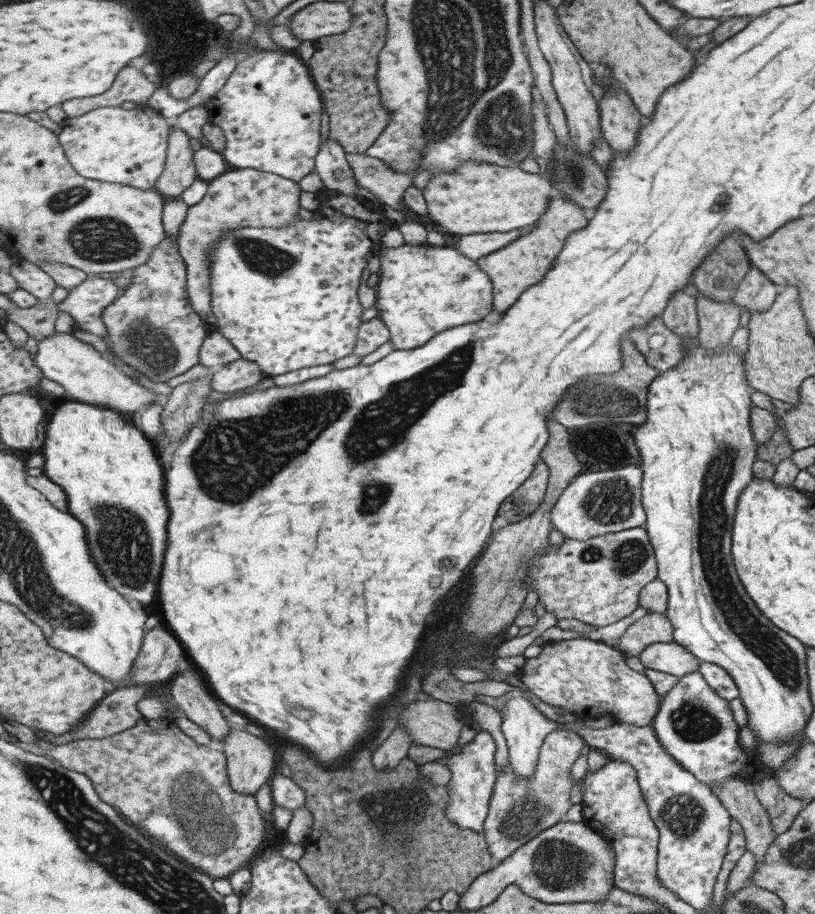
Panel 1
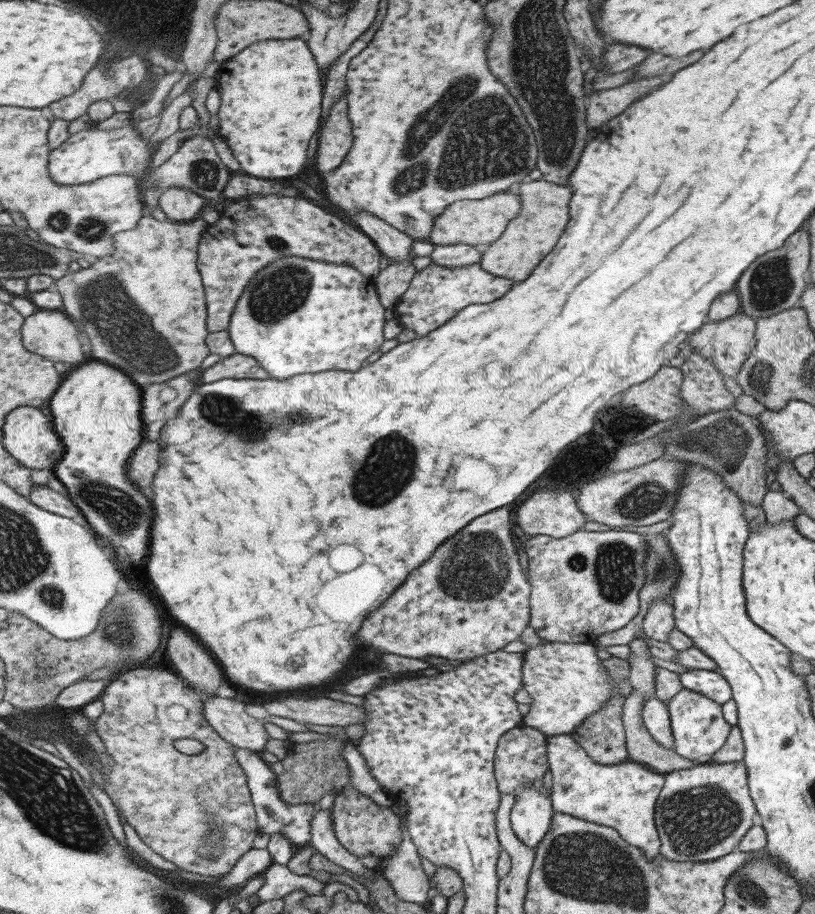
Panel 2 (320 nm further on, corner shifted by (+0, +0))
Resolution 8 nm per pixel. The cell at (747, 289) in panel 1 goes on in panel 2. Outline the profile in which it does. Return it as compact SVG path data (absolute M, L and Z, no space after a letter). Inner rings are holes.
M740 311L725 320L718 320L717 322L706 320L694 333L692 332L686 338L687 346L706 358L706 361L710 362L723 378L733 378L756 343L754 322L755 319Z

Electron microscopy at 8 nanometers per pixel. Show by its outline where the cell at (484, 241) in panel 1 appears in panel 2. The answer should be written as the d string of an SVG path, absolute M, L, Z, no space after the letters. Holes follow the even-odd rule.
M445 244L435 246L431 253L432 262L439 266L459 268L481 262L485 248L470 244Z

